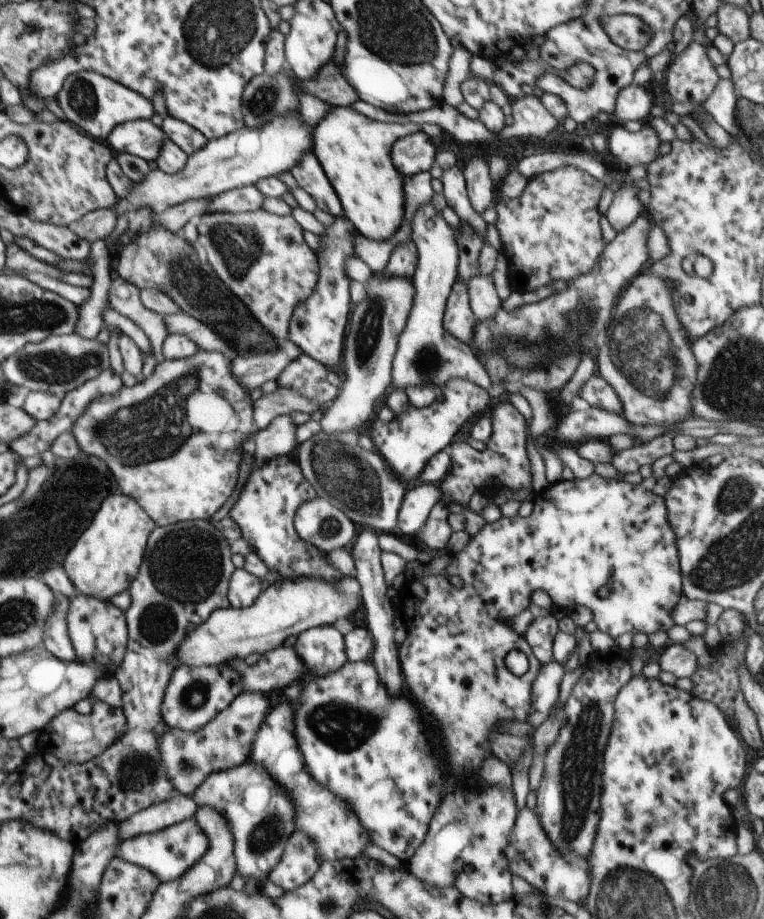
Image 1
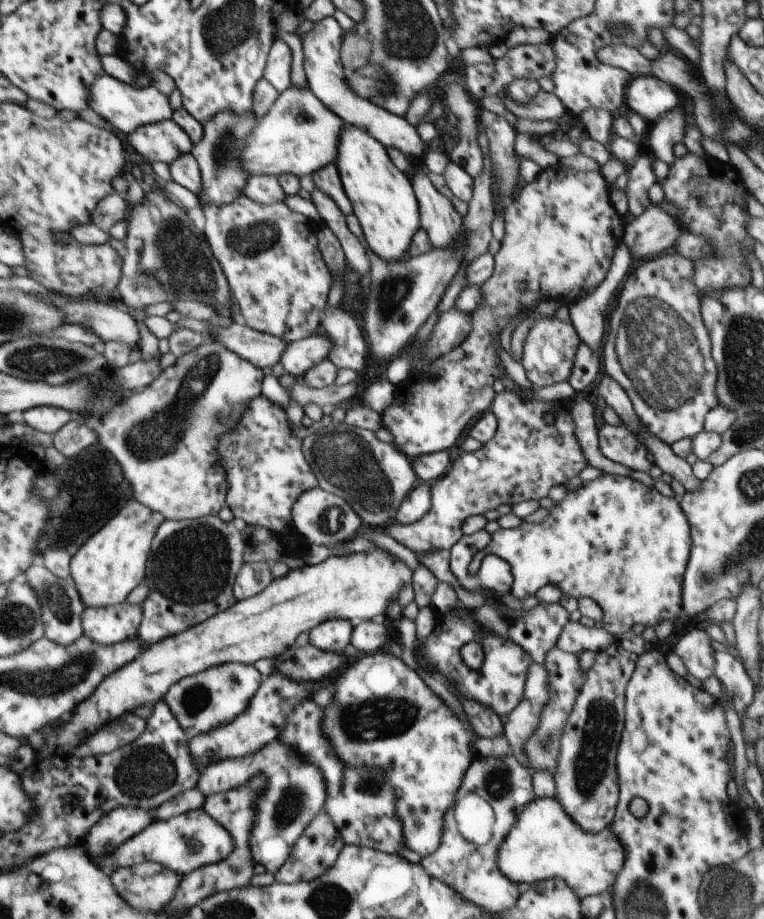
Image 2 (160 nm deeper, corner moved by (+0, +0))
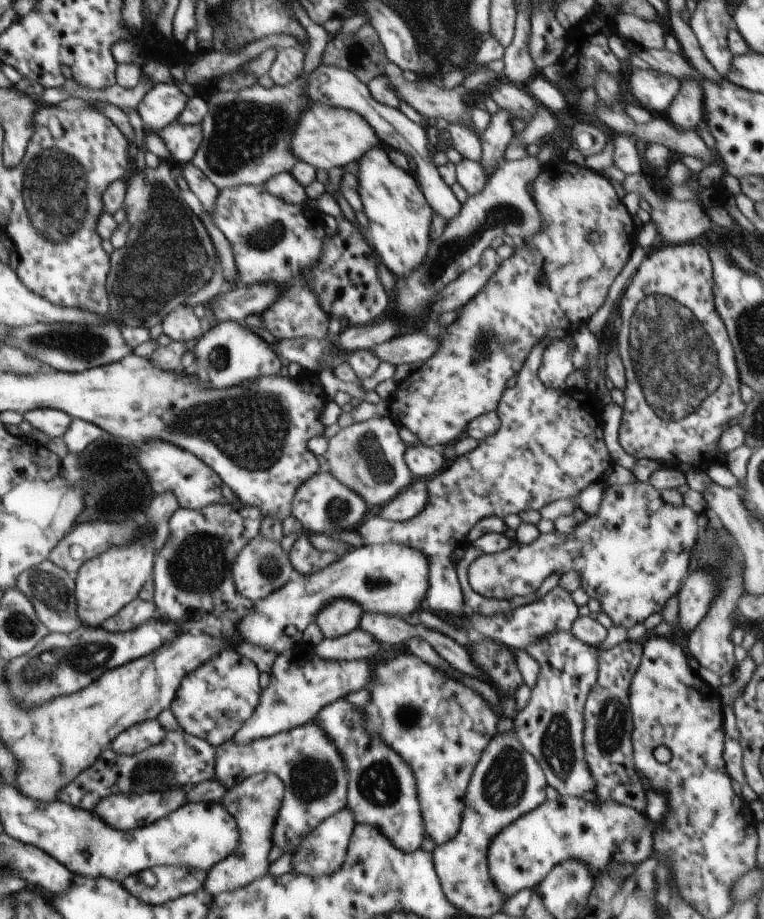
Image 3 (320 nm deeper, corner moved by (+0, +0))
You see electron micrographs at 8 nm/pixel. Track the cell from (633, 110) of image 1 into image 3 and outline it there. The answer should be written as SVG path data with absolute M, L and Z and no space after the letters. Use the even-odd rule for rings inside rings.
M648 69L634 70L629 80L630 90L636 100L652 112L666 112L680 86L679 78Z

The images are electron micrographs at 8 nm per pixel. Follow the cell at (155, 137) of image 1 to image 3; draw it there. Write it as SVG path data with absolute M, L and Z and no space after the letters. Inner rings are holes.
M174 122L157 133L170 150L172 163L190 163L204 138L201 124L183 125Z

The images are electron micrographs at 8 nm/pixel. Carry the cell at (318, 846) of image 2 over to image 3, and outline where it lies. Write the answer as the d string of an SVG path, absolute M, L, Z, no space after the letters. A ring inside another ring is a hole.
M344 808L344 810L329 816L322 824L307 834L308 838L304 837L297 850L292 854L294 872L318 878L332 874L342 868L354 826L356 826L356 821L350 809Z

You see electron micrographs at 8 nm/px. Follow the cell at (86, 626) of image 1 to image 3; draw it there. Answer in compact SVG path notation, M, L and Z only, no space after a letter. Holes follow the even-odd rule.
M136 597L113 617L106 619L100 627L113 633L131 631L152 619L156 615L156 610L153 600L145 601L140 597Z

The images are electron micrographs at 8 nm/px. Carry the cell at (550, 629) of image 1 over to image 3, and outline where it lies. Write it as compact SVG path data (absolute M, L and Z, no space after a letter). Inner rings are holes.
M556 585L543 598L529 605L514 608L512 612L509 612L508 609L506 614L498 614L494 618L468 614L462 622L464 622L466 630L478 630L484 636L488 636L493 641L510 649L525 650L528 644L536 644L538 639L545 637L547 634L572 628L573 622L578 618L579 607L572 595L574 595L574 592L571 593L561 585Z

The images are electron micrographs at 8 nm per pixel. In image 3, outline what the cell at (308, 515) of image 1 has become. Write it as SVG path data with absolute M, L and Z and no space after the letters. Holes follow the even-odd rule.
M321 468L297 488L293 498L292 515L300 520L307 535L332 535L339 531L355 530L364 522L369 512L361 493L340 482L328 469Z

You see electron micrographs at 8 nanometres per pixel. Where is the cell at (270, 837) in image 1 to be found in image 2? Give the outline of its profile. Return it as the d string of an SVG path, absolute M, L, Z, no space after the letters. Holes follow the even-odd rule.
M274 739L266 748L252 754L209 764L201 772L196 787L207 796L241 787L254 775L266 775L268 784L266 796L262 796L257 804L255 825L249 840L251 854L256 863L262 864L268 872L275 874L290 856L291 848L304 829L325 808L326 784L322 772L318 772L318 766L304 762L284 741Z

